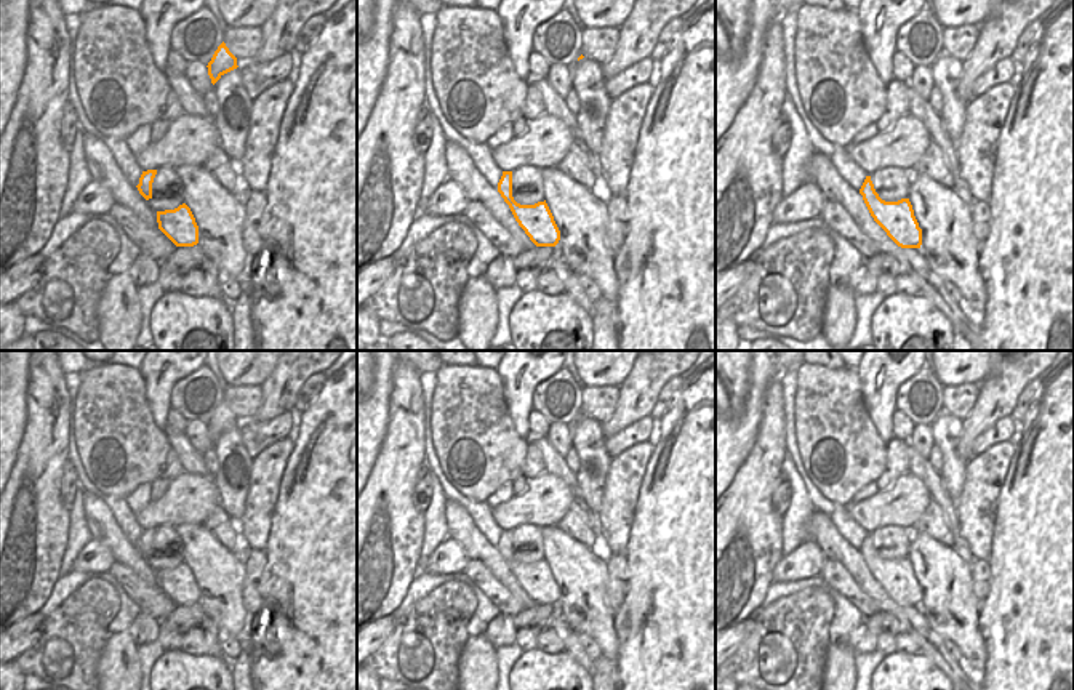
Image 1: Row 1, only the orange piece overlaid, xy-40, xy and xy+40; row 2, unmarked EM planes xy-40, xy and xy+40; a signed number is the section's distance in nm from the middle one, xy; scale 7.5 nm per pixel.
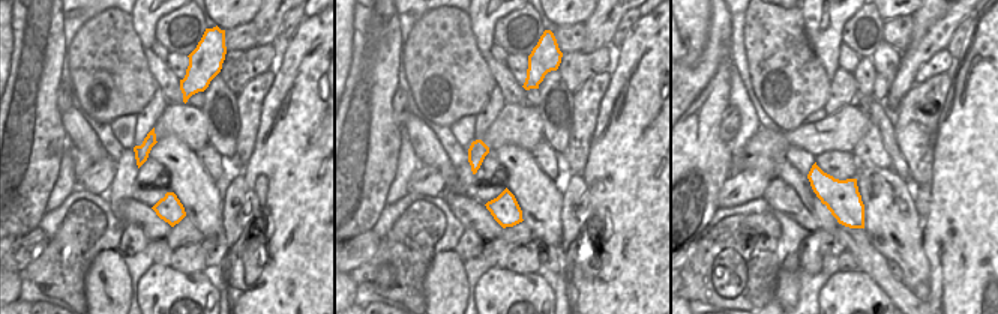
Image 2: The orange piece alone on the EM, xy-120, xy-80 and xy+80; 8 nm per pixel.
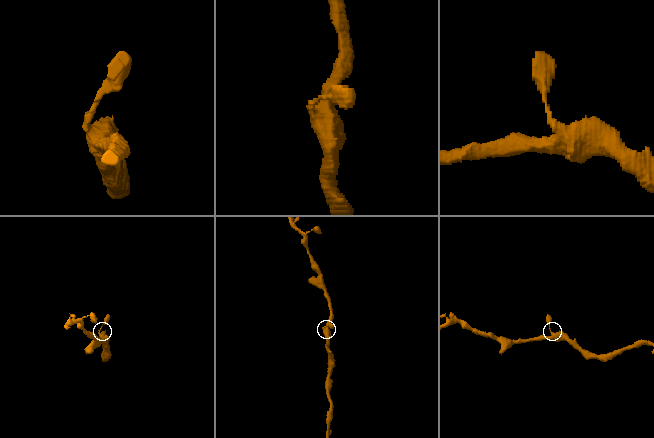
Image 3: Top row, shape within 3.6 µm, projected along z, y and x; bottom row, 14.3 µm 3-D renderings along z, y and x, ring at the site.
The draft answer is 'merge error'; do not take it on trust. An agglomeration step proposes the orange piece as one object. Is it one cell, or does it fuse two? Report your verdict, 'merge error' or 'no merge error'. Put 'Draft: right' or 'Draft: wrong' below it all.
no merge error
Draft: wrong

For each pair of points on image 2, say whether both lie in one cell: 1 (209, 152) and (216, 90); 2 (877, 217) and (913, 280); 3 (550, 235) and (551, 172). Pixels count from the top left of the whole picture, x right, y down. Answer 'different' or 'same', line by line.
1: different
2: same
3: different

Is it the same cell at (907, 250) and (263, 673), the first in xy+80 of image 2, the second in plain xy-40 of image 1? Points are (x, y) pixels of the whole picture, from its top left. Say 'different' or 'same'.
different

